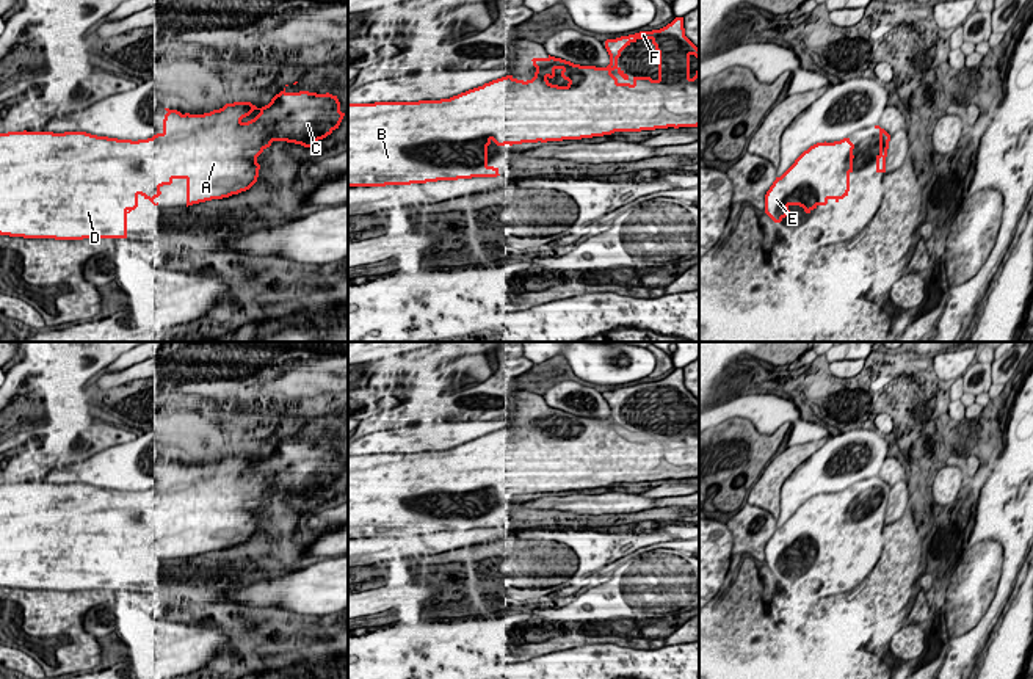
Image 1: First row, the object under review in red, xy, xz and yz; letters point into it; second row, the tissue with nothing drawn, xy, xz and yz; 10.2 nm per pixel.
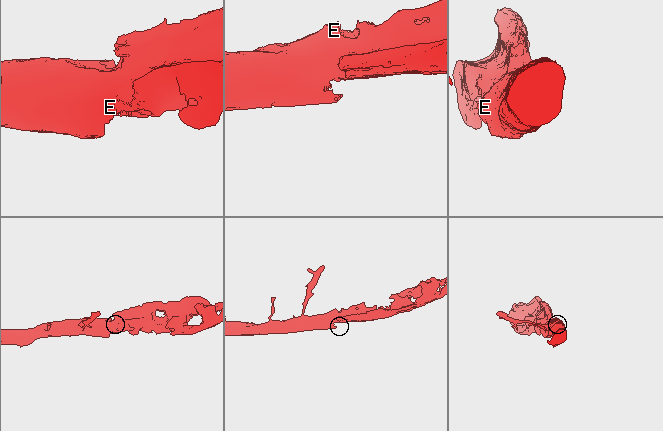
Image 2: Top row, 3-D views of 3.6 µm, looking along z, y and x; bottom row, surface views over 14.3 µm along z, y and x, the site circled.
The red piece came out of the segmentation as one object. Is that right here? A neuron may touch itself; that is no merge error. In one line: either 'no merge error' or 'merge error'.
merge error

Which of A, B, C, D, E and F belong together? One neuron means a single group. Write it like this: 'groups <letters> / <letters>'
groups A C F / B D E

